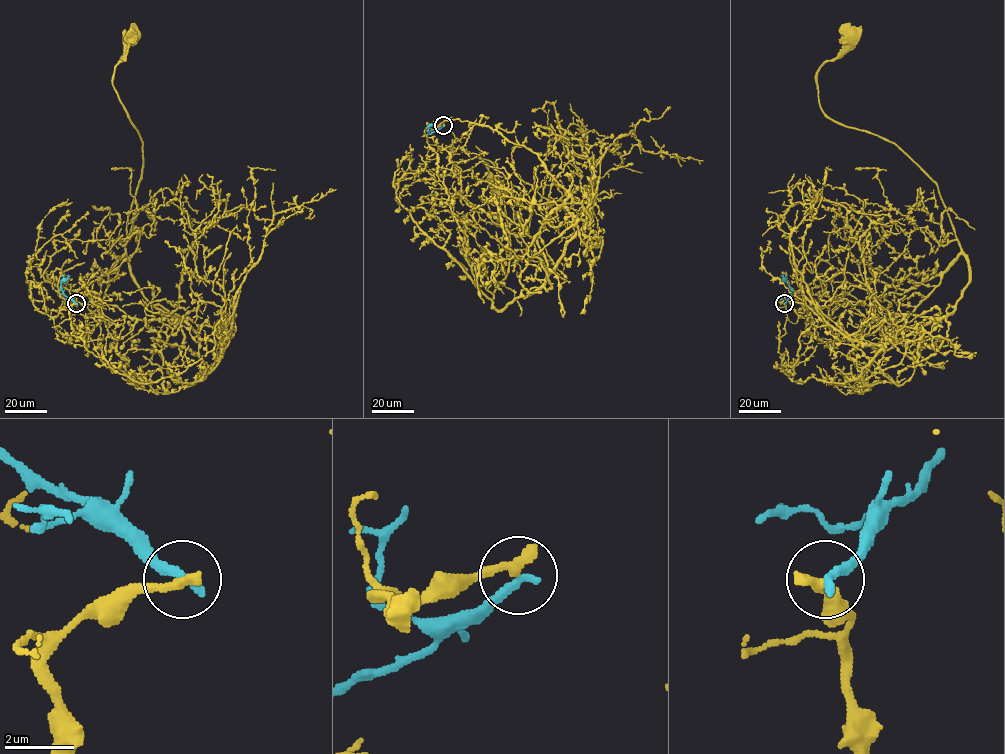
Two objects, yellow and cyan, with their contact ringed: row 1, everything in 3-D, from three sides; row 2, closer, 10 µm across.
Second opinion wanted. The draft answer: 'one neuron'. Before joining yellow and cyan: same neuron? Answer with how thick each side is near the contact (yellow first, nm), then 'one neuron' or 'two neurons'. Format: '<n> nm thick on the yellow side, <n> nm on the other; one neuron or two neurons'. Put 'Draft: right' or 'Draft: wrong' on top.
Draft: wrong
360 nm thick on the yellow side, 320 nm on the other; two neurons

